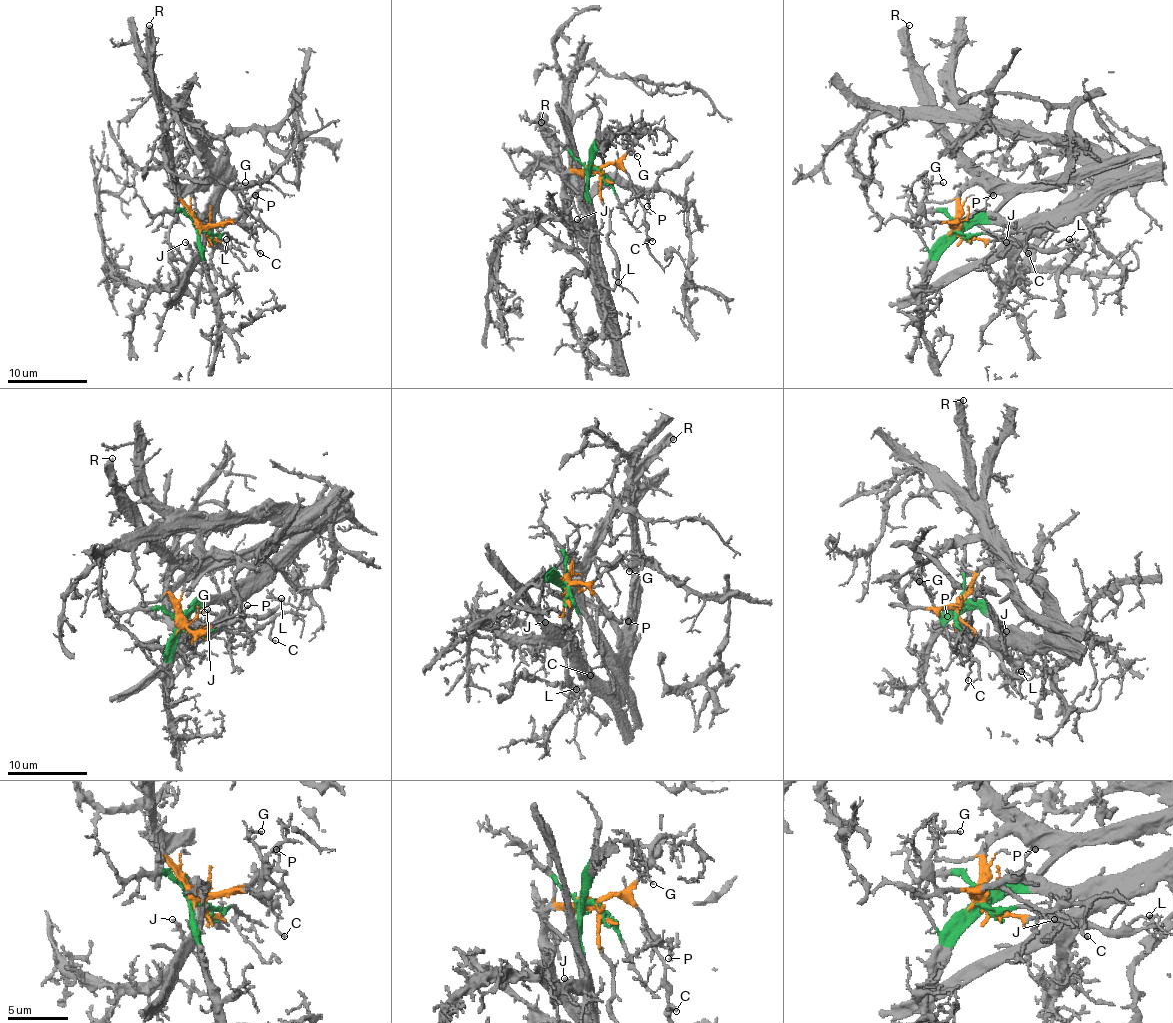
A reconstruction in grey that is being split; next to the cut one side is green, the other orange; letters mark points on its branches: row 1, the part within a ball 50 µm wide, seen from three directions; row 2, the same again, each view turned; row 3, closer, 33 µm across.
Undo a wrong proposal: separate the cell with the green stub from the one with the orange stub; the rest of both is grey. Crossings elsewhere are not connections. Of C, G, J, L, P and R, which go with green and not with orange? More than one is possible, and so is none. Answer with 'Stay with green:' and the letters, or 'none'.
Stay with green: J

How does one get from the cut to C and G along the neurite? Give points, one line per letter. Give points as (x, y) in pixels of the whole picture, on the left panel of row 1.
C: (200, 229), (238, 219), (252, 235), (254, 231), (254, 247), (260, 253)
G: (200, 229), (238, 223), (244, 217), (246, 201), (236, 189), (236, 183), (244, 183)

